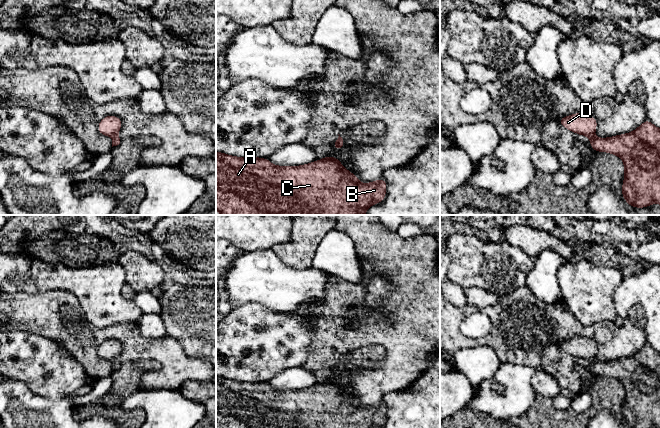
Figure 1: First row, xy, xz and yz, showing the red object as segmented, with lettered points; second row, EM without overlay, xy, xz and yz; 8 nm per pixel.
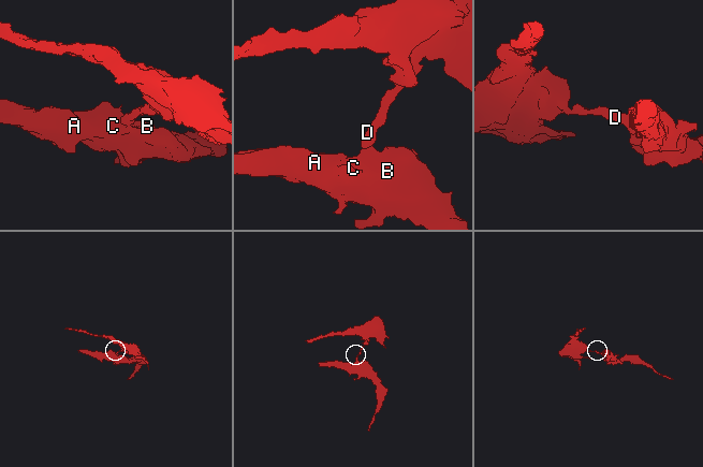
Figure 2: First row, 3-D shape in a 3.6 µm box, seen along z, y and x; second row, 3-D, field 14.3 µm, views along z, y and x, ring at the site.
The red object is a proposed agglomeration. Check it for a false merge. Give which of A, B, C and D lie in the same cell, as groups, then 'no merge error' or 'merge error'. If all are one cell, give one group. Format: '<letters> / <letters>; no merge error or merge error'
A B C / D; merge error

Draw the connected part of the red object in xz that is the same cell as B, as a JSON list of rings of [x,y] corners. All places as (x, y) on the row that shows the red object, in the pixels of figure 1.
[[[216,151],[216,210],[221,215],[365,215],[370,206],[381,203],[385,199],[386,190],[387,183],[384,178],[362,184],[353,173],[341,165],[338,158],[332,156],[301,166],[277,166],[273,165],[268,158],[237,157]]]

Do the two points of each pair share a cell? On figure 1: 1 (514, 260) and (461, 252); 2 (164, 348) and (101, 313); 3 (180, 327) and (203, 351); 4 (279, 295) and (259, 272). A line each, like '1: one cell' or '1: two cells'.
1: one cell
2: two cells
3: one cell
4: one cell

